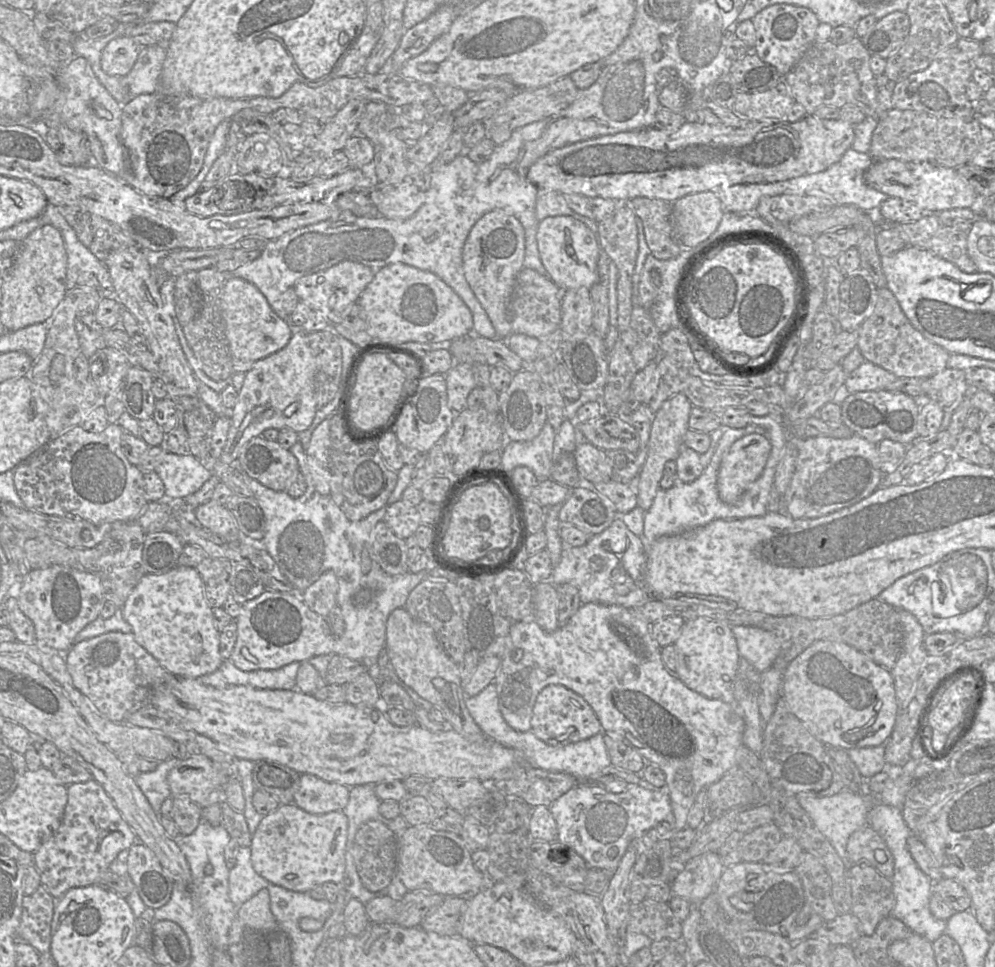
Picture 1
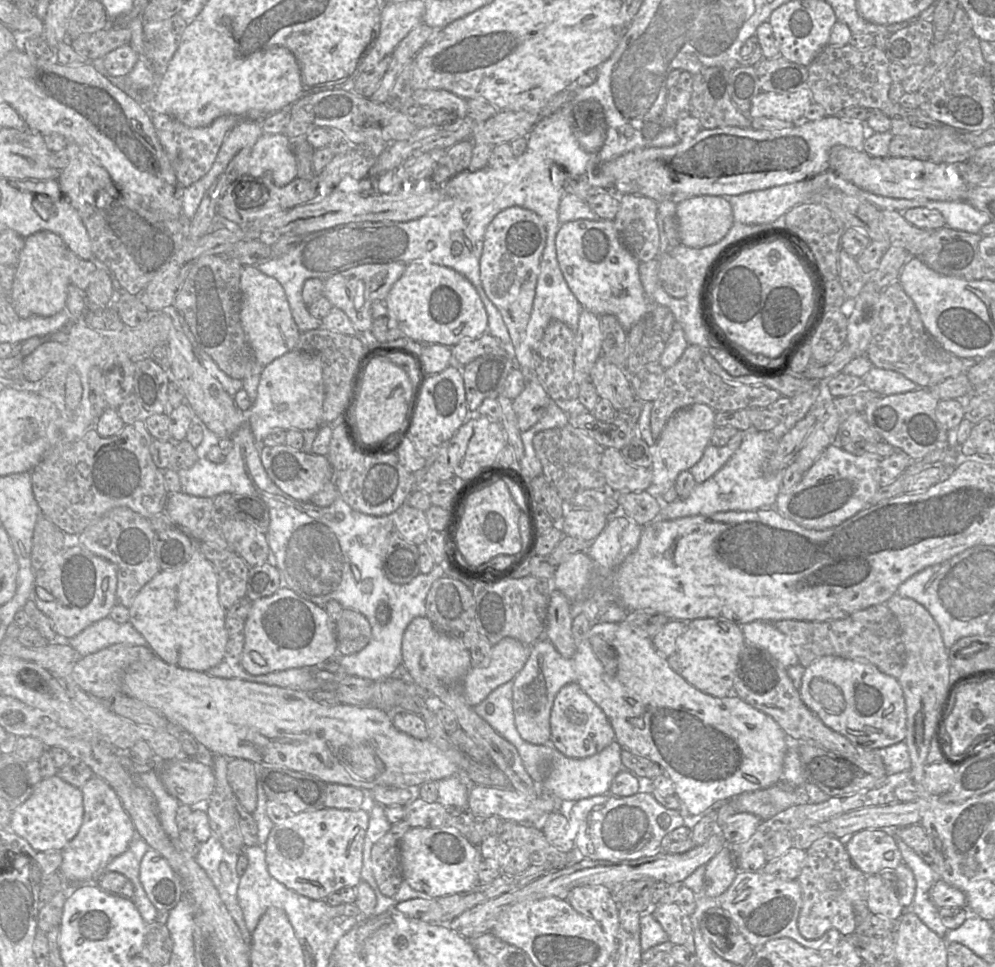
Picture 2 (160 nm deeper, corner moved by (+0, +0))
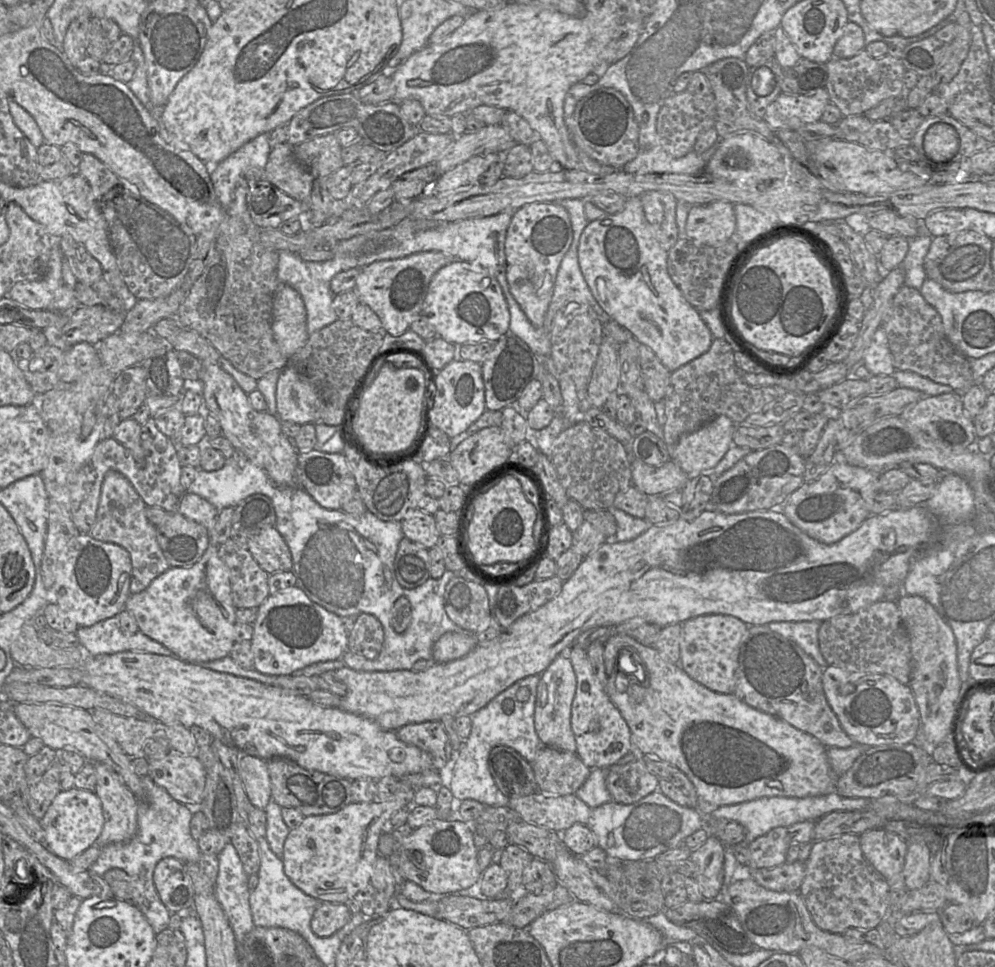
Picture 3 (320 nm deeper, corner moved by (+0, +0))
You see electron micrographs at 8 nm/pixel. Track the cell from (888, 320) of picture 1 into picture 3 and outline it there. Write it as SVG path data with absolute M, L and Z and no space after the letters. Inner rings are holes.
M904 284L894 295L881 327L887 335L896 370L915 372L960 393L976 385L969 358L950 343L940 314L923 298L919 290Z

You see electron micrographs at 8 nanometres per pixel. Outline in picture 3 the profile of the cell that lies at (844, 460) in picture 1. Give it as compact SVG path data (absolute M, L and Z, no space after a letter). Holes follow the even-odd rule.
M836 461L817 479L804 482L791 493L782 504L782 513L811 538L834 544L855 531L871 515L873 498L880 490L880 474Z

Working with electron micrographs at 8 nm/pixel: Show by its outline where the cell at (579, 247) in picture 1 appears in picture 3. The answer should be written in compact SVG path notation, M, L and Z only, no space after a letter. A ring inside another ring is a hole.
M640 196L628 198L624 209L620 212L615 214L607 214L604 218L590 221L581 234L578 247L578 263L581 273L592 296L600 307L621 327L627 329L640 343L649 347L664 364L664 366L669 371L673 372L706 353L709 350L714 337L707 324L701 318L700 312L685 299L680 289L675 285L669 276L667 271L667 257L668 252L662 248L655 237L653 227L646 220Z

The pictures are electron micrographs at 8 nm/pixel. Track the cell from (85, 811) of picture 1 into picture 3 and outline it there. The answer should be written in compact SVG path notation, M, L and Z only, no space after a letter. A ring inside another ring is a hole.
M94 763L94 767L96 773L94 792L101 800L104 816L103 828L95 845L103 848L110 844L127 842L137 831L138 799L107 765Z

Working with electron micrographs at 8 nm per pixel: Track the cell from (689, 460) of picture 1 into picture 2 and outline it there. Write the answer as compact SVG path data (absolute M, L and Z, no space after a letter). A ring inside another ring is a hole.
M738 431L725 446L709 445L701 459L689 470L696 483L701 484L716 474L737 451L743 437L744 431Z

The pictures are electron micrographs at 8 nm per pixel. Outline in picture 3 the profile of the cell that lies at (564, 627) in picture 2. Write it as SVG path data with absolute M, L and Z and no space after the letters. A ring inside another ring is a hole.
M572 646L567 651L575 675L576 692L571 707L571 728L576 741L576 754L590 769L610 768L631 750L631 730L619 709L607 695L603 684L594 674L586 650Z

